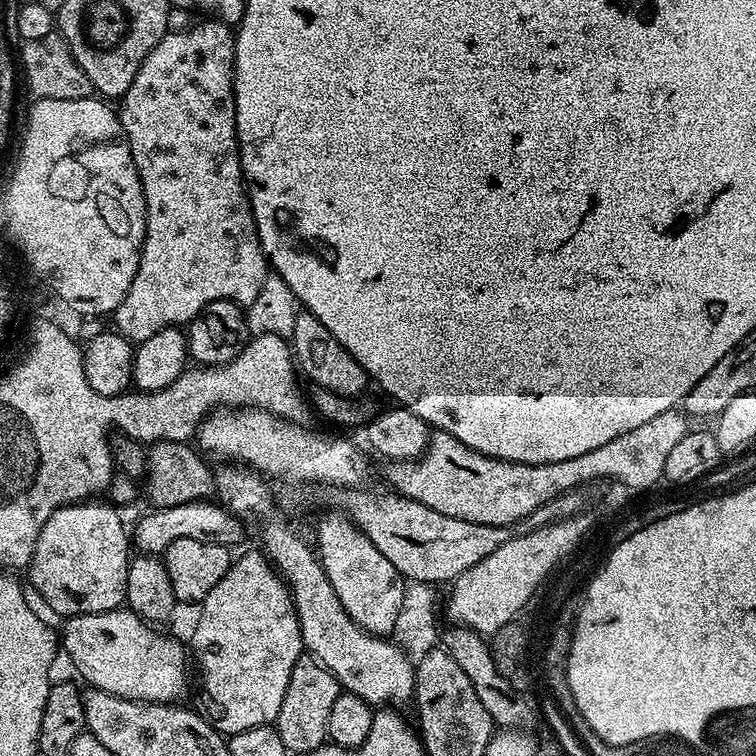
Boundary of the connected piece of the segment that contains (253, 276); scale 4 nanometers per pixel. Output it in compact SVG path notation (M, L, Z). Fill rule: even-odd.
M204 18L201 22L193 23L192 27L182 30L181 32L165 32L164 36L158 42L158 46L154 46L154 50L150 50L150 54L146 54L146 58L142 62L142 66L138 66L138 74L134 74L134 82L130 86L130 90L126 90L126 94L119 97L118 100L118 115L120 124L124 128L124 133L128 135L128 145L132 151L134 158L134 166L140 175L142 182L142 190L144 191L144 245L140 247L140 261L138 262L138 270L134 274L134 282L130 282L130 290L126 290L126 298L122 298L122 302L118 305L114 313L115 331L121 336L132 341L133 345L139 346L142 342L146 342L146 338L150 338L154 334L158 334L158 330L166 330L167 328L175 328L177 326L187 326L192 323L192 320L207 304L215 300L233 300L241 306L250 305L254 302L254 298L258 297L258 292L262 290L264 279L270 273L270 265L267 256L264 255L260 239L256 233L256 223L252 217L252 203L248 201L248 194L244 186L244 171L240 165L240 142L236 139L236 99L234 98L234 90L232 89L232 69L236 66L236 38L233 29L225 24L222 20L215 18Z

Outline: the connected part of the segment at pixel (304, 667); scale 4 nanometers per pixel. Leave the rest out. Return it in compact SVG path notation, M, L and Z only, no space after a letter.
M302 654L298 662L294 662L294 670L290 670L290 682L286 682L282 706L274 721L278 738L282 738L282 746L290 754L306 754L326 743L330 710L334 706L334 698L338 698L341 691L334 674L330 674L330 670L322 667L313 656Z

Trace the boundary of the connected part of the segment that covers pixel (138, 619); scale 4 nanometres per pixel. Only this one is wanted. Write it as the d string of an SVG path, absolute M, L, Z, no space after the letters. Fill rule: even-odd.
M131 610L95 612L70 616L63 621L62 648L68 651L74 667L80 671L85 685L106 690L106 694L127 700L145 700L148 704L171 704L184 692L184 648L176 640L155 632L153 625Z

